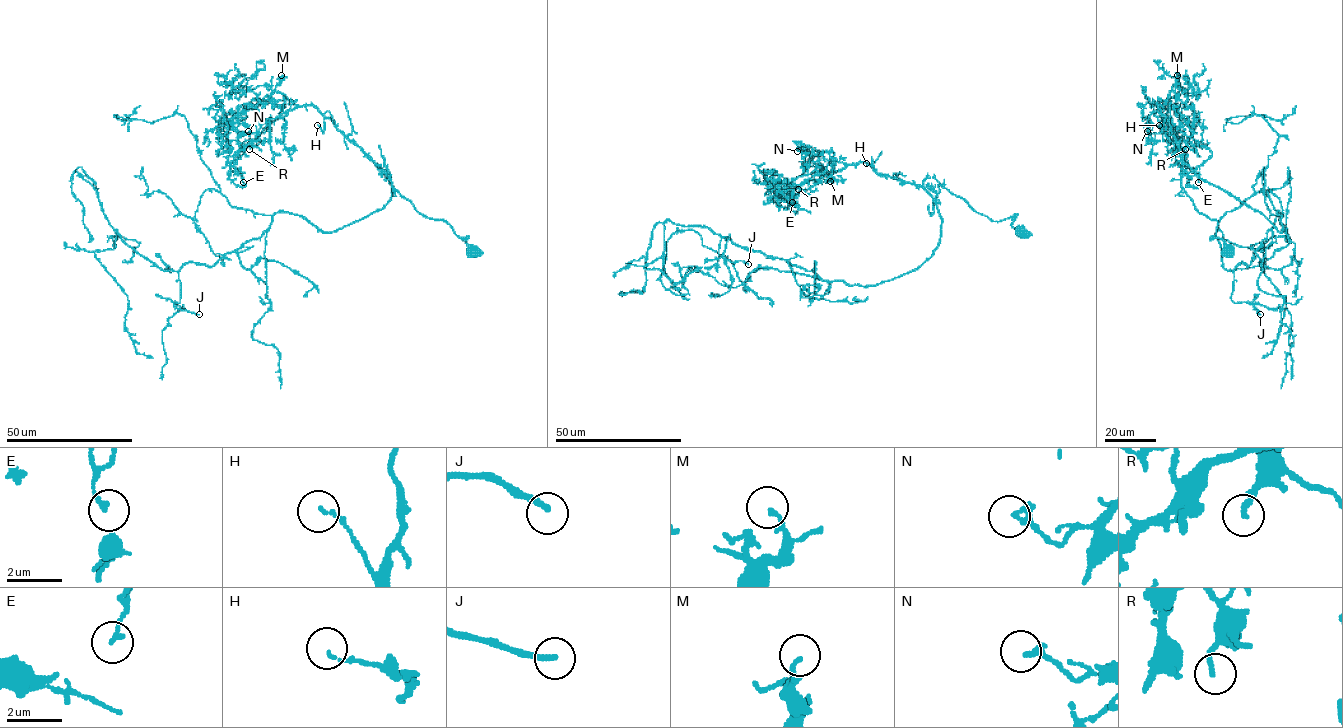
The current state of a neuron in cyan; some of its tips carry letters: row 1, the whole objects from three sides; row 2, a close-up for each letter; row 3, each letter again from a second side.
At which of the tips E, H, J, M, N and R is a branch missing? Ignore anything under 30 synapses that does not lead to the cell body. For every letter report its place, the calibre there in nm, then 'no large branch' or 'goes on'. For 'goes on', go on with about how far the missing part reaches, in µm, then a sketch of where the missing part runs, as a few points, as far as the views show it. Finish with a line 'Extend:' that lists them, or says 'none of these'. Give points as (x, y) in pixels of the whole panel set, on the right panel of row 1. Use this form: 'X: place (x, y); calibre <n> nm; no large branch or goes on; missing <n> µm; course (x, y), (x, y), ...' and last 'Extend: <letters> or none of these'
E: place (1198, 182); calibre 170 nm; no large branch
H: place (1159, 125); calibre 110 nm; no large branch
J: place (1260, 314); calibre 220 nm; goes on; missing 40 µm; course (1260, 314), (1273, 333), (1280, 333), (1261, 350), (1258, 363)
M: place (1177, 75); calibre 160 nm; no large branch
N: place (1147, 131); calibre 240 nm; no large branch
R: place (1185, 149); calibre 180 nm; no large branch
Extend: J

